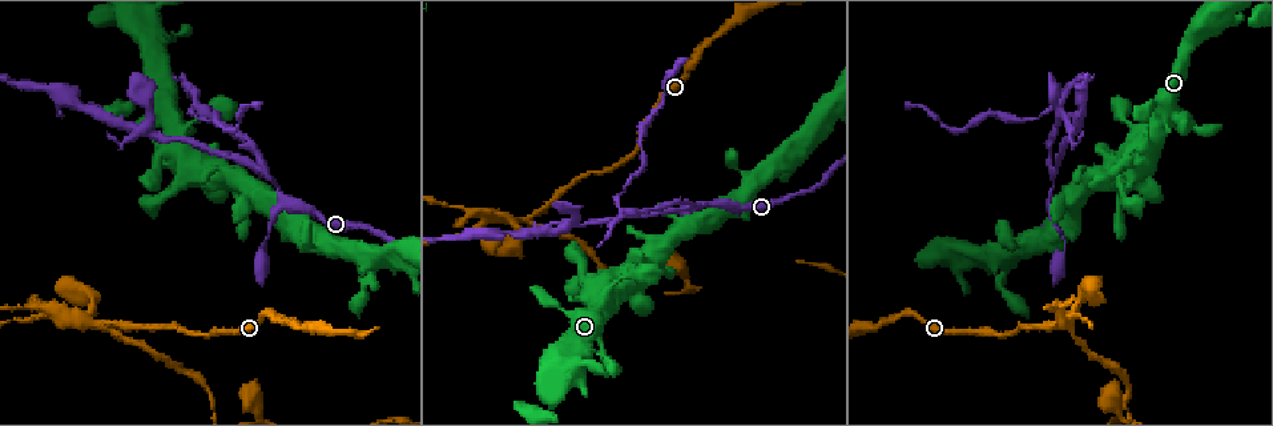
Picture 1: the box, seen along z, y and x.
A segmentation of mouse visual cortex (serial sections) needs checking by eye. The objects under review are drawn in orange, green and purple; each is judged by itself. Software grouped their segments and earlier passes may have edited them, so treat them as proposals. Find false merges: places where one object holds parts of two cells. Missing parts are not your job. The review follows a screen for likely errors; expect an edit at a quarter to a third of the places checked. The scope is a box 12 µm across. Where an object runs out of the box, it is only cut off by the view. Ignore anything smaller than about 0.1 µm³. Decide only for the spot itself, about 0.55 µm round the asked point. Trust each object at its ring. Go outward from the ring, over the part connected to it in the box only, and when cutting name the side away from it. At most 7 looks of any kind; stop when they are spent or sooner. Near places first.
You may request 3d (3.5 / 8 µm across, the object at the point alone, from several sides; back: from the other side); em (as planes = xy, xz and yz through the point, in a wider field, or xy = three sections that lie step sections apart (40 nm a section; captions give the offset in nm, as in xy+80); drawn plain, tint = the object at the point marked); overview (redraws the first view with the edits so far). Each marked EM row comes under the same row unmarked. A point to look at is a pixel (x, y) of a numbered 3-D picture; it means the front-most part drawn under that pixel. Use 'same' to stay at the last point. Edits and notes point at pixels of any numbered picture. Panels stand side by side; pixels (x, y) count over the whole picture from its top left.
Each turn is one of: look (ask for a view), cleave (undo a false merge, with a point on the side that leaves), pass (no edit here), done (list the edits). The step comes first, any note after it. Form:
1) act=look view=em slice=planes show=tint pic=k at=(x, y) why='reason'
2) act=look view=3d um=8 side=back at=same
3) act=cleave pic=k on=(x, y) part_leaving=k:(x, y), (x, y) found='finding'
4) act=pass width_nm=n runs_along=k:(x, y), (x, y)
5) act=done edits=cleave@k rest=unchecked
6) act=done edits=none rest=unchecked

act=look view=3d um=8 pic=1 at=(690, 204) why='thin neck'

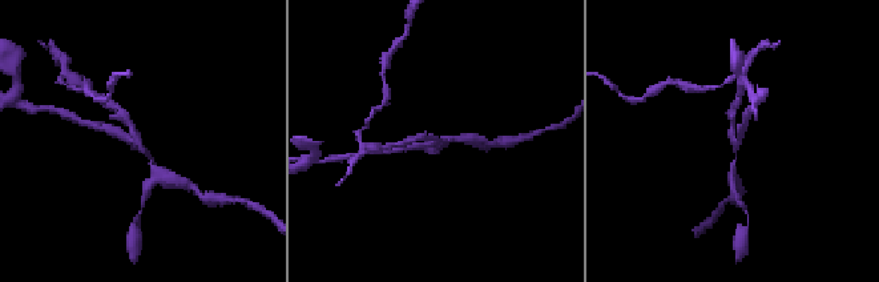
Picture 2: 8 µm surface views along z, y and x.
act=look view=3d um=3.5 side=back pic=2 at=(732, 138)

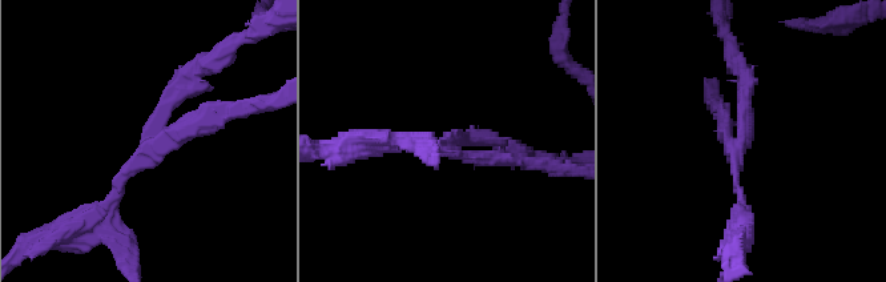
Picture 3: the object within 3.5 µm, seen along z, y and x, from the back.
act=look view=em slice=xy step=1 show=tint pic=3 at=(449, 142) arms=3 arm_widths_nm=150,150,200

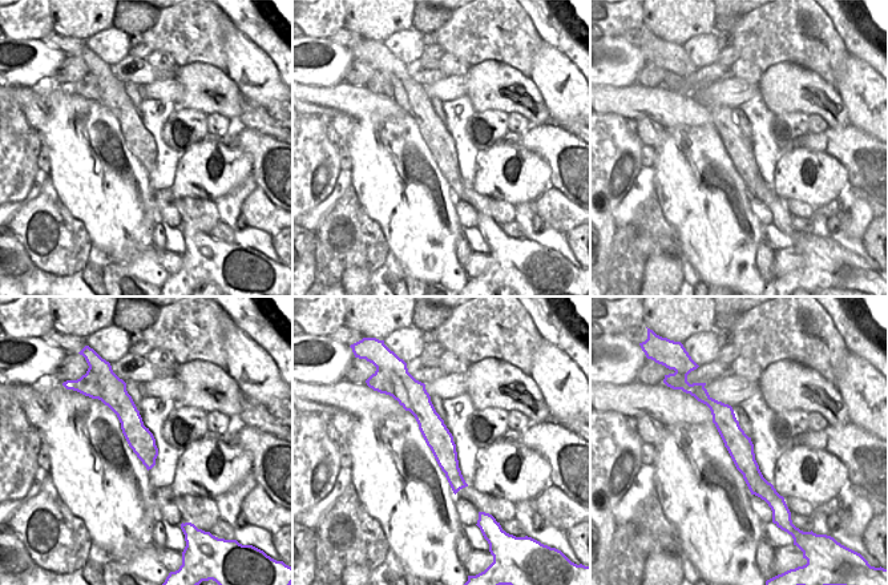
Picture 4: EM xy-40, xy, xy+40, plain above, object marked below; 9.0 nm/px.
act=cleave pic=3 on=(488, 137) found='a second cell is stuck on'

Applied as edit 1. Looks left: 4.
act=look view=overview why='see it whole again'

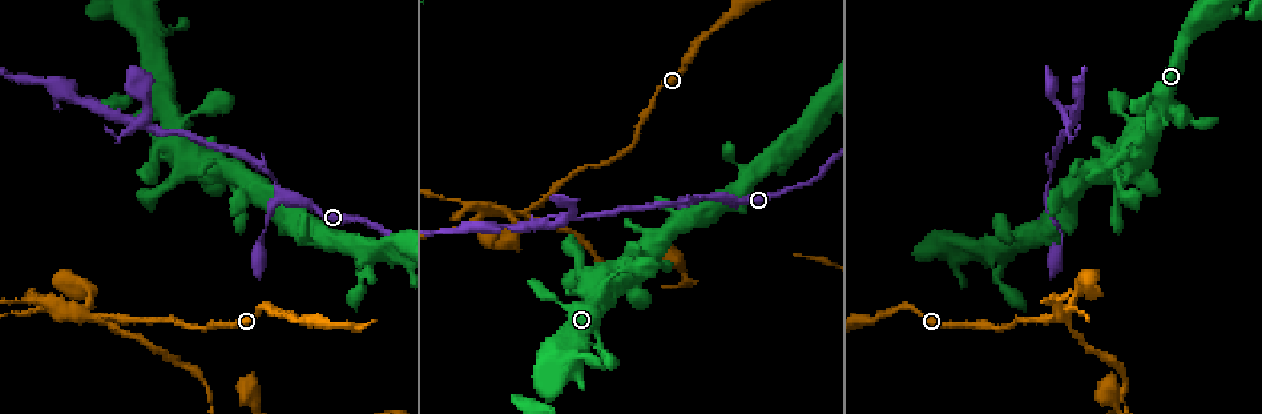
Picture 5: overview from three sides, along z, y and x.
act=look view=3d um=3.5 pic=5 at=(86, 315) why='abrupt turn'

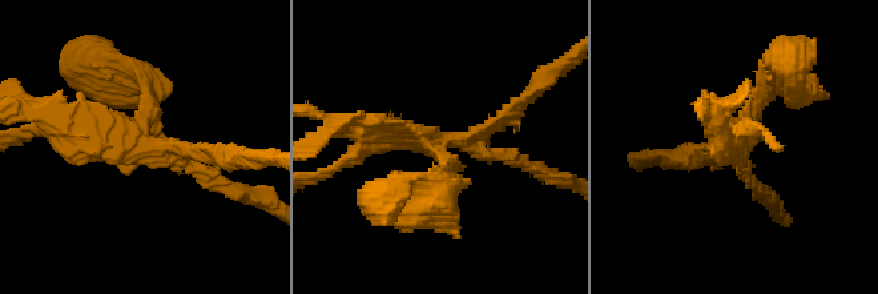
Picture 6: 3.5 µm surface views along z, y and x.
act=look view=em slice=xy step=1 show=tint pic=6 at=(444, 137) arms=4 arm_widths_nm=150,150,200,300 why='need the tissue'

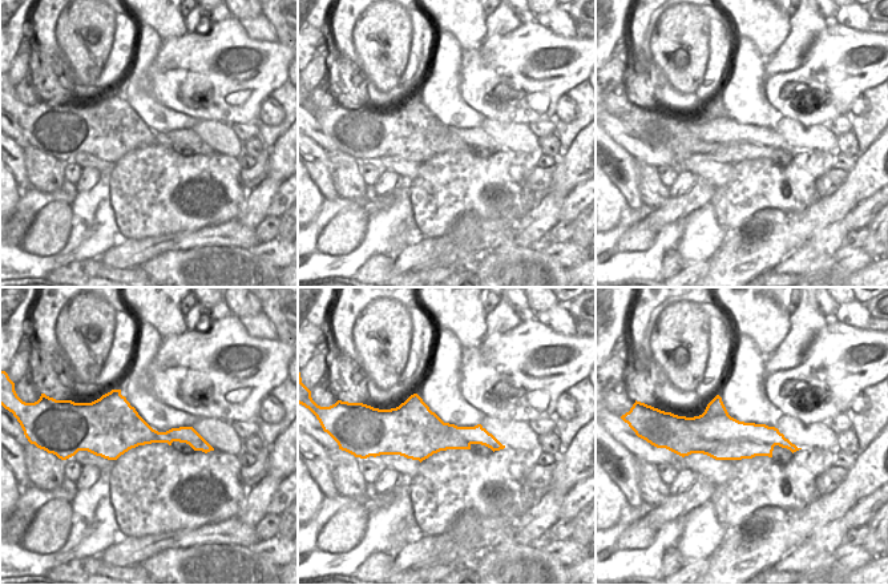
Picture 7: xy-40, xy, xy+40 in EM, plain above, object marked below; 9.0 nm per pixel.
act=cleave pic=6 on=(32, 105) part_leaving=6:(417, 136), (373, 136), (327, 119) found='a second cell is stuck on'

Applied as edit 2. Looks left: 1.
act=done edits=cleave@3,cleave@6 rest=unchecked

